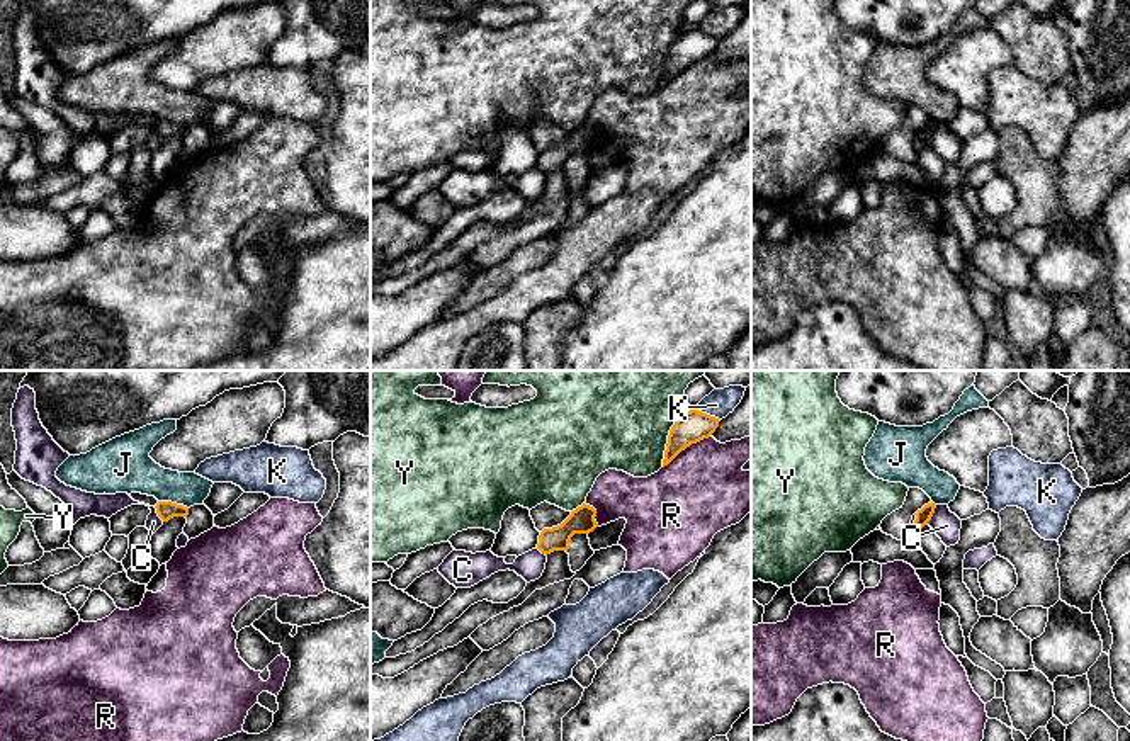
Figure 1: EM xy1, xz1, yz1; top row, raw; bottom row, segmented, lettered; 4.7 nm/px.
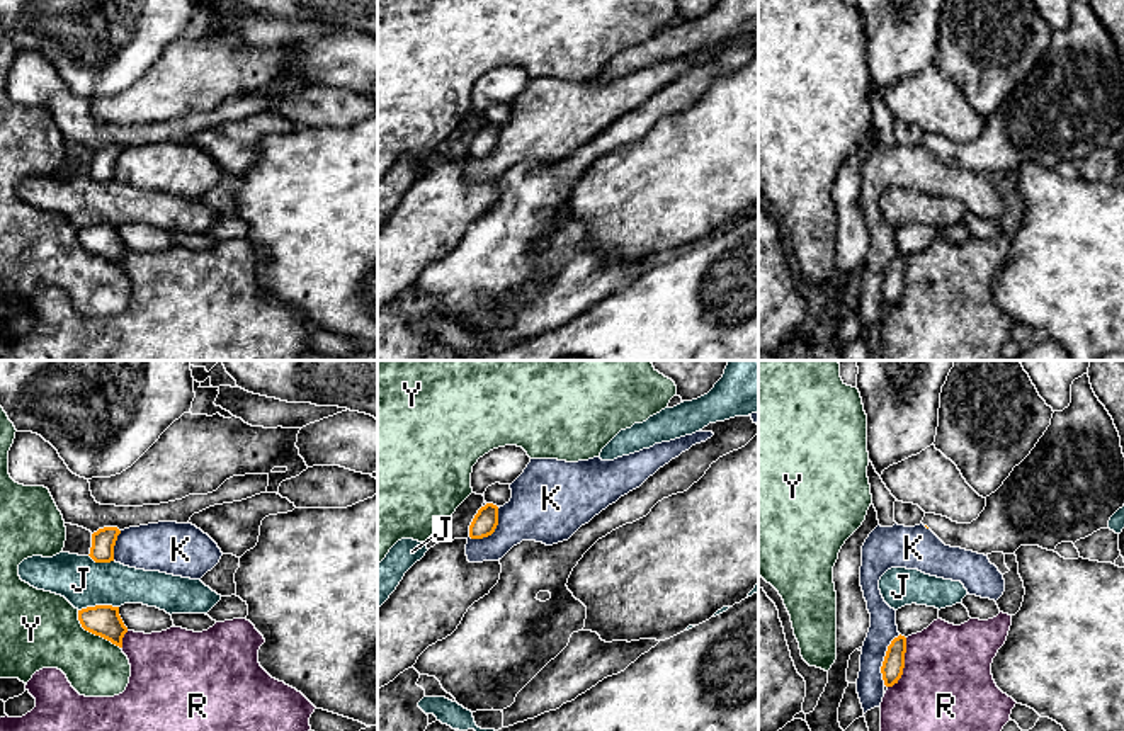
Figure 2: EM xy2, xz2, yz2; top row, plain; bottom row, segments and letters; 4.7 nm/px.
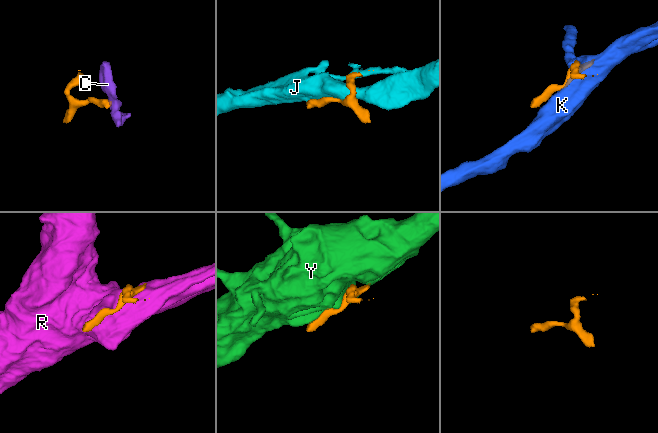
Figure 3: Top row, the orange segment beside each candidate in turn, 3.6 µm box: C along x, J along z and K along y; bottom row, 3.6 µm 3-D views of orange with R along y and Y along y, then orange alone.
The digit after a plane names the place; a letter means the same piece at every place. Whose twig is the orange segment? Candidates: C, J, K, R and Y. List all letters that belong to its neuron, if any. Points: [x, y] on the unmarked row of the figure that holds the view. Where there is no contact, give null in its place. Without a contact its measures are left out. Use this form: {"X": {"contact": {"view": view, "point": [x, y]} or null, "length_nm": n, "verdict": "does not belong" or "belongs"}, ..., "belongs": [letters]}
{"C": {"contact": {"view": "yz1", "point": [932, 135]}, "length_nm": 110, "verdict": "does not belong"}, "J": {"contact": {"view": "xy2", "point": [97, 225]}, "length_nm": 190, "verdict": "does not belong"}, "K": {"contact": {"view": "yz2", "point": [885, 277]}, "length_nm": 260, "verdict": "does not belong"}, "R": {"contact": {"view": "yz2", "point": [903, 283]}, "length_nm": 260, "verdict": "does not belong"}, "Y": {"contact": {"view": "xy2", "point": [94, 252]}, "length_nm": 280, "verdict": "does not belong"}, "belongs": []}

